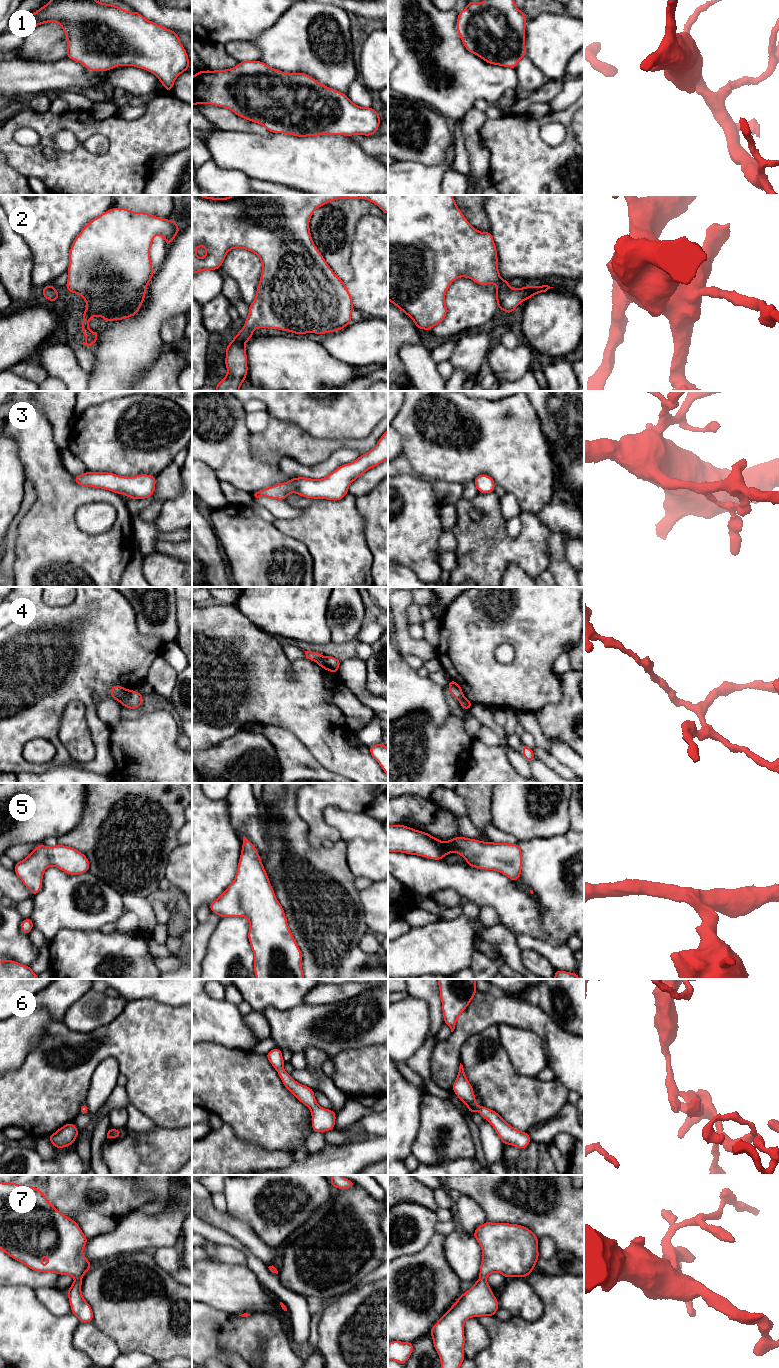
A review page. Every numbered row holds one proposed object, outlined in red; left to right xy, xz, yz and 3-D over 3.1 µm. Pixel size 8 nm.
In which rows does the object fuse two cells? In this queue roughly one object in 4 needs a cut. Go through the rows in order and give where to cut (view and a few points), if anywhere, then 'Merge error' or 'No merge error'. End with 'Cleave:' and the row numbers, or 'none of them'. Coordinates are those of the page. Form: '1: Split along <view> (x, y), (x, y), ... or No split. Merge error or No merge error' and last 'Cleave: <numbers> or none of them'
1: No split. No merge error
2: No split. No merge error
3: No split. No merge error
4: Split along xy (130, 690), (119, 700). Merge error
5: No split. No merge error
6: No split. No merge error
7: No split. No merge error
Cleave: 4

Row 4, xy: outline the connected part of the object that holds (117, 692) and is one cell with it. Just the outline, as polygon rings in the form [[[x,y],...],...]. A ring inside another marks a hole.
[[[114,685],[110,689],[110,694],[112,696],[112,699],[116,701],[120,701],[124,696],[128,694],[130,690],[120,686],[120,685]]]

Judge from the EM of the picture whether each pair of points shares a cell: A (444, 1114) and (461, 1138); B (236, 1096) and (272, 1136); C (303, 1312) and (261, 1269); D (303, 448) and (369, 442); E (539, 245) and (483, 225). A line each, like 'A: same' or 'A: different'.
A: same
B: same
C: same
D: same
E: different

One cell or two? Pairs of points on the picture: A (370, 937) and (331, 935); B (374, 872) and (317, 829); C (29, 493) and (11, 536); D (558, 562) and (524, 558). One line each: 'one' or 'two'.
A: two
B: two
C: one
D: two

